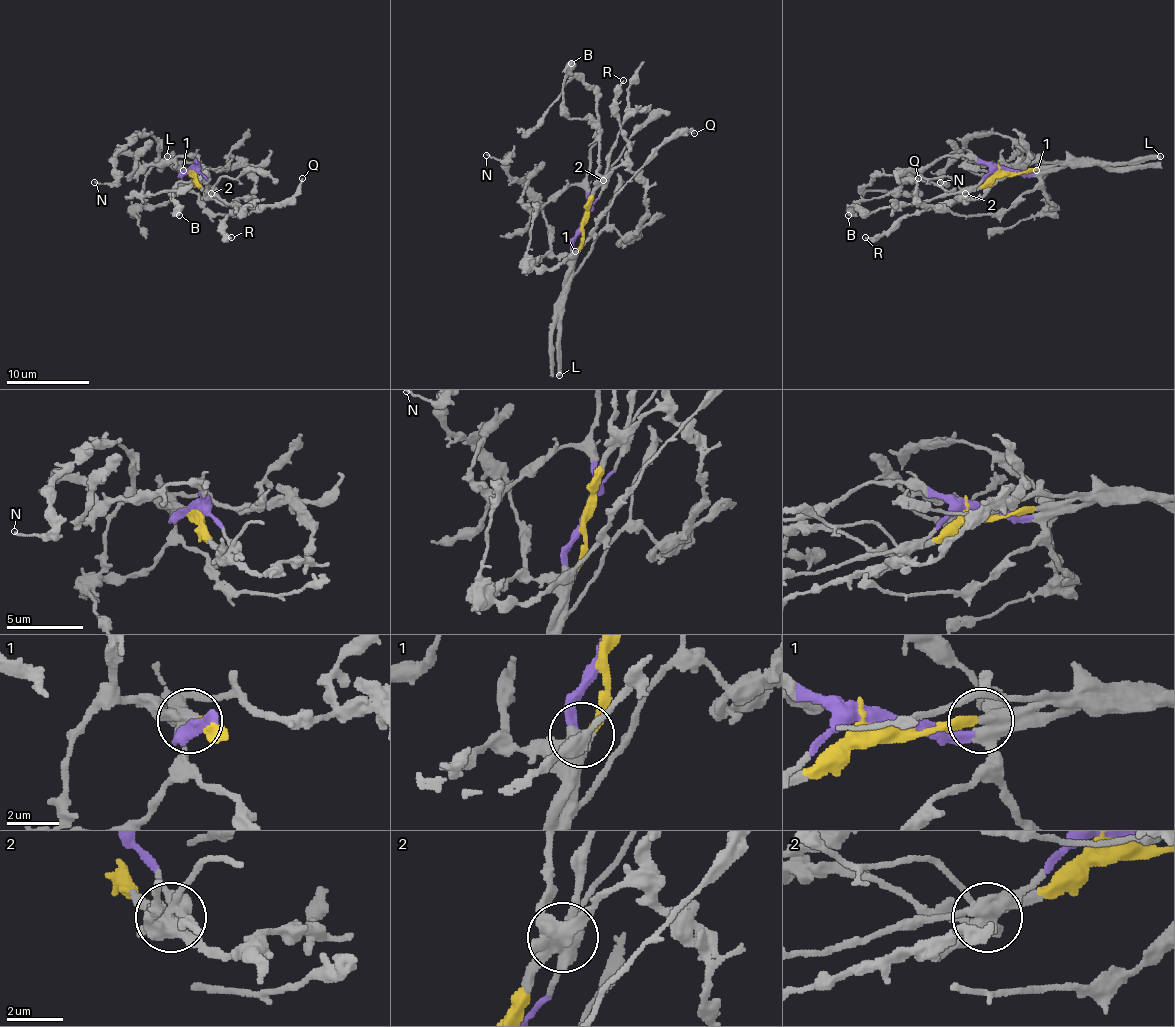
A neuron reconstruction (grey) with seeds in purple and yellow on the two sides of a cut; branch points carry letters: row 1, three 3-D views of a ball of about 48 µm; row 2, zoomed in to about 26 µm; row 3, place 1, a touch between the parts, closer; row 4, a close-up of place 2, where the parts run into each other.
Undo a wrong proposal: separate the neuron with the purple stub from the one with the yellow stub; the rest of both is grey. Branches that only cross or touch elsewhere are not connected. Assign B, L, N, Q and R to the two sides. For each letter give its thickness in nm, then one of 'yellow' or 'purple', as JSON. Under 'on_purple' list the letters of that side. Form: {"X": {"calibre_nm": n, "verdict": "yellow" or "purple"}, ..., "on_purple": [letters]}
{"B": {"calibre_nm": 440, "verdict": "yellow"}, "L": {"calibre_nm": 400, "verdict": "yellow"}, "N": {"calibre_nm": 130, "verdict": "yellow"}, "Q": {"calibre_nm": 170, "verdict": "purple"}, "R": {"calibre_nm": 180, "verdict": "yellow"}, "on_purple": ["Q"]}

